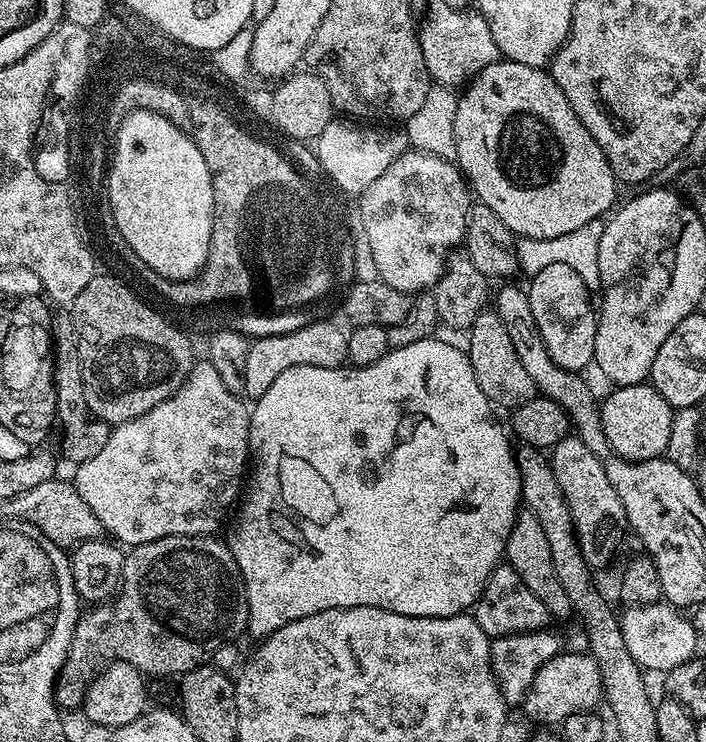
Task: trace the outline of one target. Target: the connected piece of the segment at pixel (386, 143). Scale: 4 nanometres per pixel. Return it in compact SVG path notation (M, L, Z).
M333 122L322 130L322 134L314 141L314 151L320 160L325 174L333 184L344 194L355 192L364 193L374 182L374 178L382 175L382 170L390 166L404 152L409 151L410 145L406 132L383 132L380 126L365 126L360 122Z

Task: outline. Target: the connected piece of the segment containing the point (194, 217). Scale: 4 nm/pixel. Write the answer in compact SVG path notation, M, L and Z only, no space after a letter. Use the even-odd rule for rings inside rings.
M146 108L135 109L123 117L116 132L116 145L110 148L106 189L109 209L122 238L138 258L167 280L191 280L200 270L210 251L214 190L212 175L202 158L202 150L185 132L178 130L166 117Z

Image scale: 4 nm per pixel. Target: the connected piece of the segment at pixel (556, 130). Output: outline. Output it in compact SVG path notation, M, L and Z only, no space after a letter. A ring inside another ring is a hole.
M498 58L472 77L463 92L457 102L457 113L454 114L455 163L464 173L464 178L468 181L475 199L481 204L490 206L490 210L494 210L494 214L498 214L498 218L502 218L502 222L506 222L506 226L517 237L558 238L561 234L570 234L570 230L578 230L578 226L586 226L586 222L601 219L613 207L612 202L616 198L616 188L618 189L616 175L610 170L610 162L602 154L598 142L594 142L590 130L586 130L578 114L574 114L574 106L570 106L566 94L562 94L562 90L554 82L551 71L534 66L522 66L522 62Z

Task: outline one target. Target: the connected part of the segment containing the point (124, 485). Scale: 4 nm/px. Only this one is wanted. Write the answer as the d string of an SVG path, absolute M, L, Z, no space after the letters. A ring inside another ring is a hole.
M197 363L186 382L166 402L158 402L154 410L146 410L146 414L130 422L115 425L99 445L98 454L75 465L78 494L82 494L82 502L98 518L101 529L124 546L171 536L211 536L223 522L224 511L237 503L242 492L240 479L245 479L250 464L249 415L249 405L237 393L226 390L214 366Z

